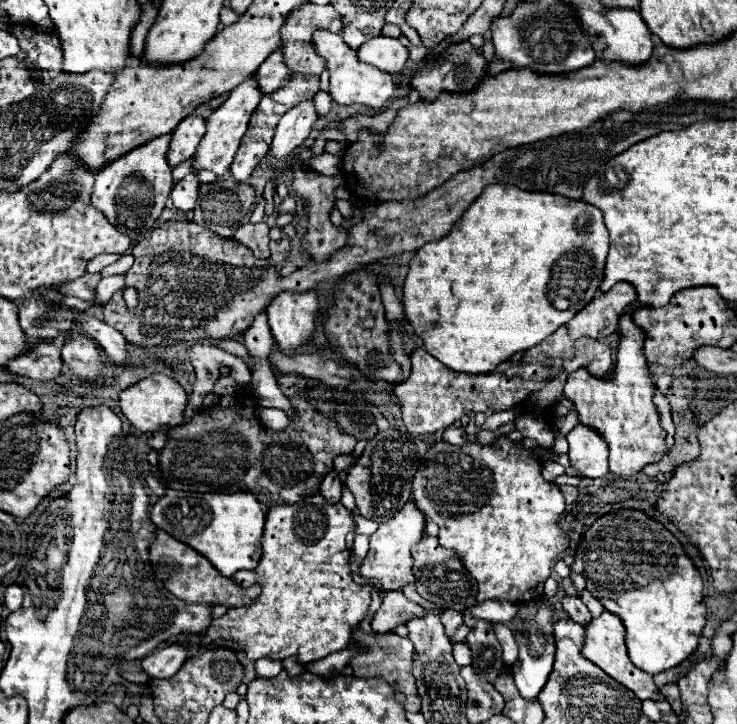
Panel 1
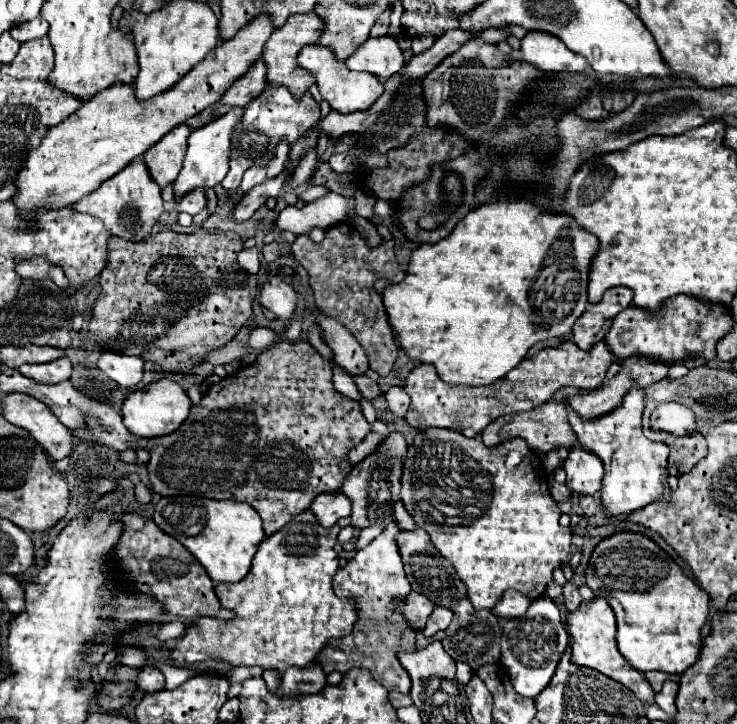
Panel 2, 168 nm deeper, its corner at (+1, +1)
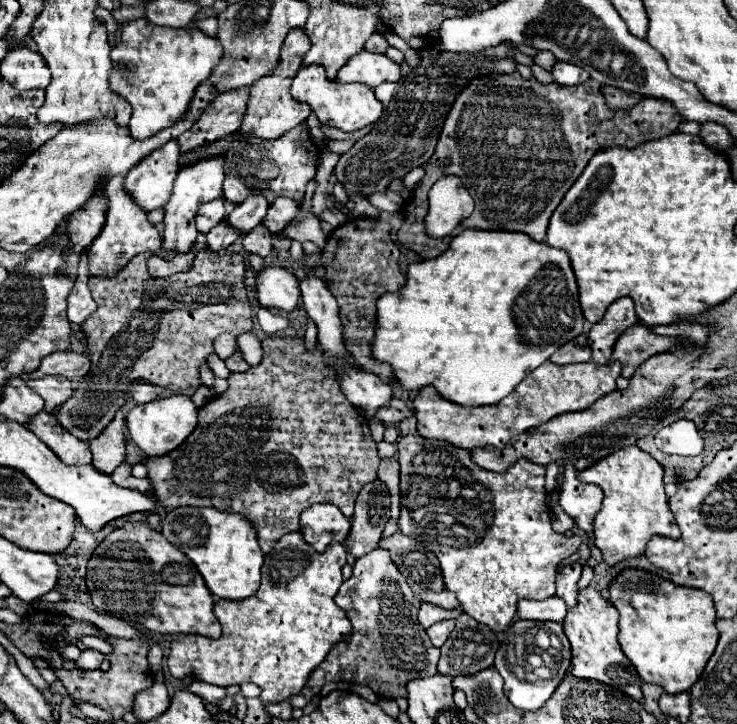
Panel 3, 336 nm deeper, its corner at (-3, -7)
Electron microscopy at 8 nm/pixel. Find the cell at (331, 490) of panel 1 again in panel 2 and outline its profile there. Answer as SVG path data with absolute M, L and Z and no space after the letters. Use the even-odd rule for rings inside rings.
M325 492L315 496L311 510L319 516L319 522L329 528L339 518L347 518L351 514L351 502L343 492Z

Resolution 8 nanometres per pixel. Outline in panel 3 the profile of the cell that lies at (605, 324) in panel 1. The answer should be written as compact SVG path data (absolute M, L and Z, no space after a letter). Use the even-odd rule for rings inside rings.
M619 298L615 300L601 322L593 324L593 328L589 330L589 342L591 342L591 350L593 350L593 362L595 364L607 364L611 352L613 352L613 344L617 342L617 338L631 326L635 326L639 322L637 314L635 314L635 306L631 298Z

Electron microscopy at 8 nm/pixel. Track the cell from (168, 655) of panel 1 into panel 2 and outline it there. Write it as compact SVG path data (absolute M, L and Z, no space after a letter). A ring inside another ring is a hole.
M143 666L139 670L139 678L137 678L137 686L145 692L157 692L157 690L163 690L163 684L165 684L165 676L159 668L155 666Z

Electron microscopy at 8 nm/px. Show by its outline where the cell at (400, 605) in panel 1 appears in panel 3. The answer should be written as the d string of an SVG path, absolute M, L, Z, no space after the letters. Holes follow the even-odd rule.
M415 416L399 424L397 440L397 460L401 464L401 516L399 530L431 550L441 568L445 588L455 592L459 600L457 610L443 610L435 604L421 604L419 624L429 628L435 622L451 620L461 614L469 614L477 622L489 626L493 632L503 632L515 618L517 602L521 598L543 600L555 596L555 574L557 566L579 550L581 538L565 538L551 528L549 508L545 504L545 466L531 464L529 460L519 460L505 474L487 472L473 464L471 454L463 448L455 448L447 442L427 440L417 432ZM431 504L431 512L425 512L425 506Z

